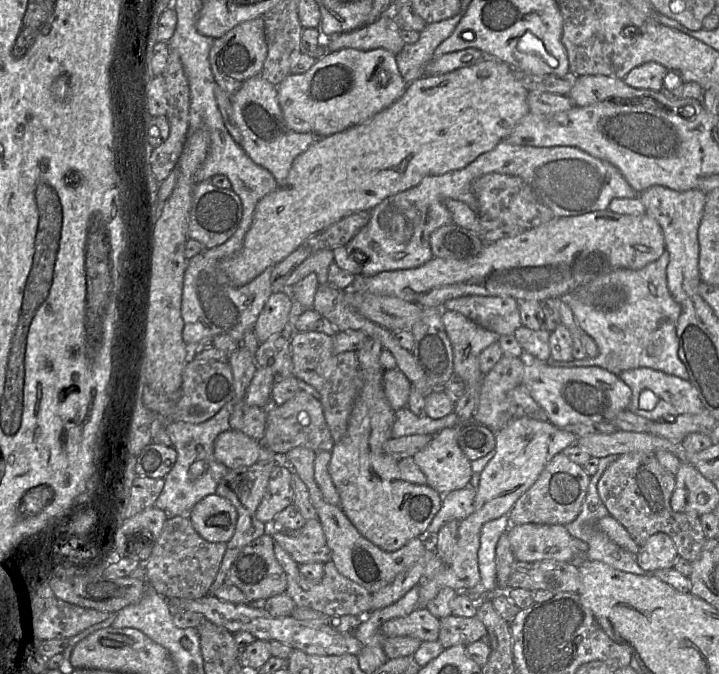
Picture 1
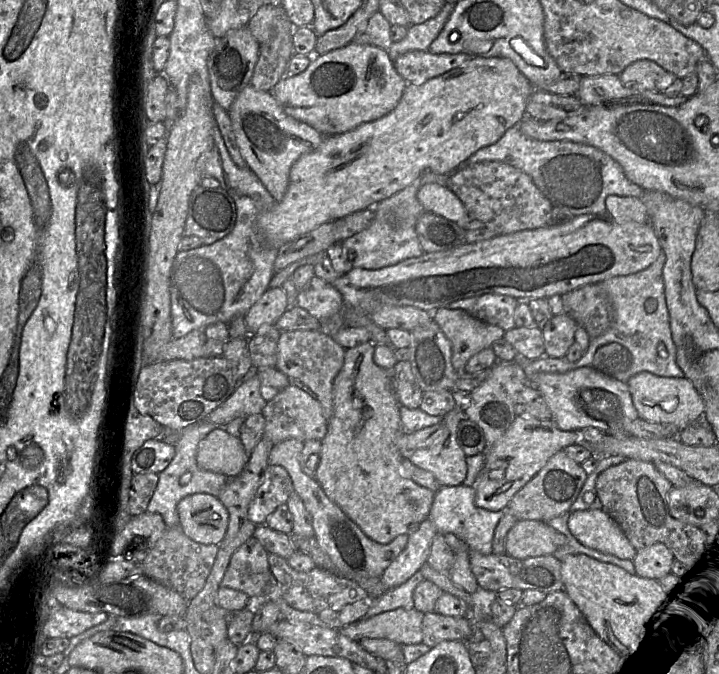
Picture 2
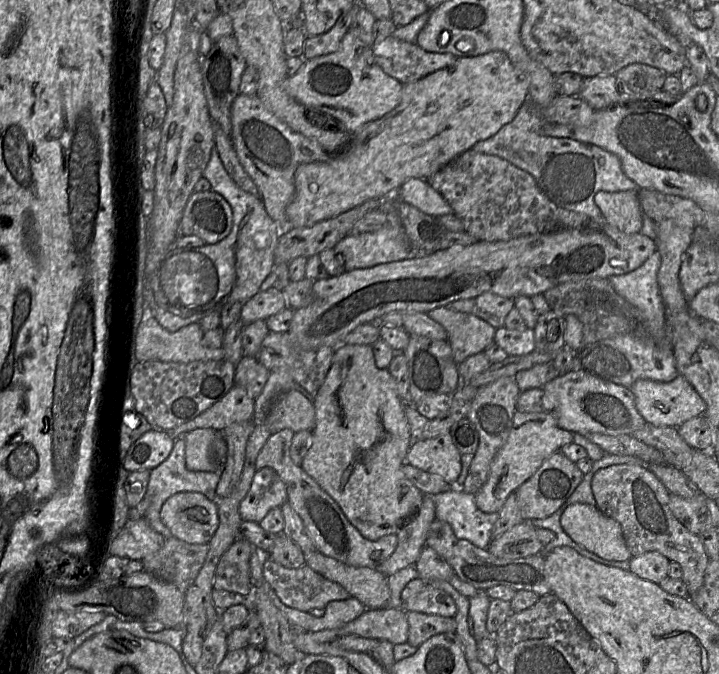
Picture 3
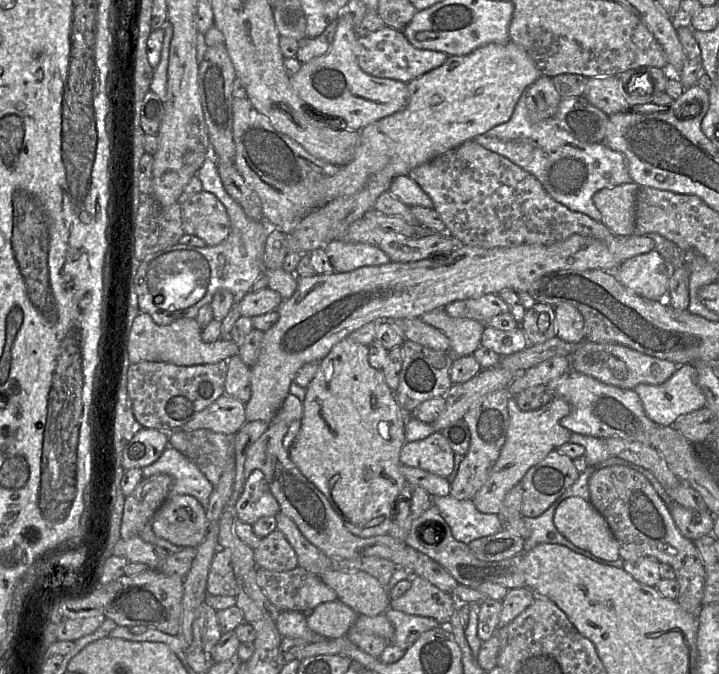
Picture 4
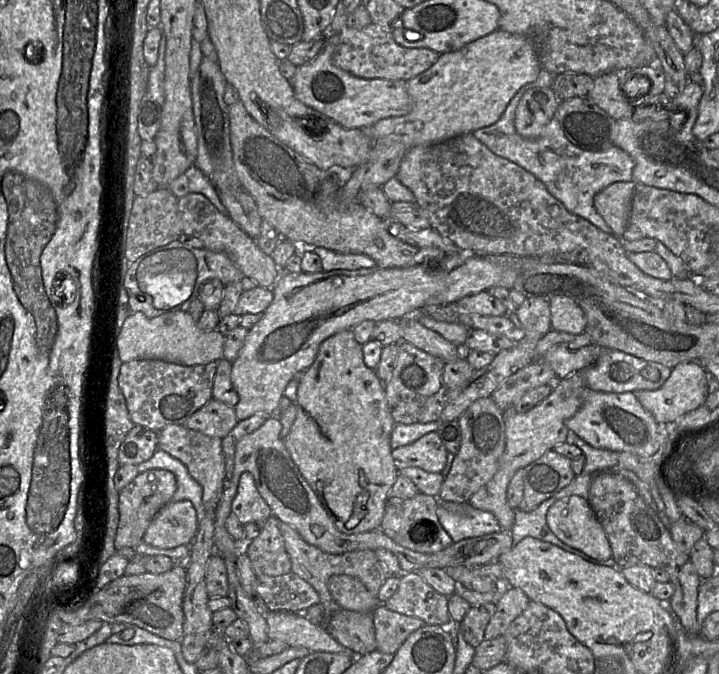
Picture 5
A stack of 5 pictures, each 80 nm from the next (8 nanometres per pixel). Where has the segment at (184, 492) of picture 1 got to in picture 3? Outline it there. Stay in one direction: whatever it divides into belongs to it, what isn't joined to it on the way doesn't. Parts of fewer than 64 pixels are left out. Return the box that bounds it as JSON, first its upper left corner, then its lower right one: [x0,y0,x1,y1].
[144,439,220,539]

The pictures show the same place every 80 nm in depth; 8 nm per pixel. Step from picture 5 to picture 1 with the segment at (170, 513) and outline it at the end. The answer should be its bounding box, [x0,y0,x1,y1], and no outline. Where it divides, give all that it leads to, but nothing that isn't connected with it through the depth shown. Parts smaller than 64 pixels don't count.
[188,493,238,543]

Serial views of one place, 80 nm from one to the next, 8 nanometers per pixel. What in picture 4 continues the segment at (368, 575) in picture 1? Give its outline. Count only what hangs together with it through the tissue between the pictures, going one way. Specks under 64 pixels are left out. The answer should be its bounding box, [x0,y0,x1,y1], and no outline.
[244,422,420,571]

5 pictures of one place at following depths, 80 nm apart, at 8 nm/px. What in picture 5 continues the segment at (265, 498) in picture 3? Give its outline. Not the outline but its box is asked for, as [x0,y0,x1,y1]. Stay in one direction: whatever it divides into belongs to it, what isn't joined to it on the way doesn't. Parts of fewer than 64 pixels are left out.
[231,473,272,525]

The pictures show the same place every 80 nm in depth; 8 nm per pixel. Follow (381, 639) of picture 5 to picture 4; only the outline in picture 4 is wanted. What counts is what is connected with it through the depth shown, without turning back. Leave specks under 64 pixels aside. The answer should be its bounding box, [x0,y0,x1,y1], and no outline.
[384,608,441,650]

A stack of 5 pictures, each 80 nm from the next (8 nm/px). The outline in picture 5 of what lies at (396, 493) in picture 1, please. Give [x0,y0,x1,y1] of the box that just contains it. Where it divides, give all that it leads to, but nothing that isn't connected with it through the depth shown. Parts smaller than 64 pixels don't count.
[283,330,399,535]

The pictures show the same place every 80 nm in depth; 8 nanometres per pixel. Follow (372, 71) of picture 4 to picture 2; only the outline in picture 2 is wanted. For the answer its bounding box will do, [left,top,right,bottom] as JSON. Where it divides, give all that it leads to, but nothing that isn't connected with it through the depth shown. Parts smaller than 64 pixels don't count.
[393,51,474,84]

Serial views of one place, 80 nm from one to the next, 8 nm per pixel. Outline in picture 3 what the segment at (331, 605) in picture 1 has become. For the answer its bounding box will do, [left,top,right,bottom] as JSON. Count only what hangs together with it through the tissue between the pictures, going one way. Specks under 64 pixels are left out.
[263,557,352,612]

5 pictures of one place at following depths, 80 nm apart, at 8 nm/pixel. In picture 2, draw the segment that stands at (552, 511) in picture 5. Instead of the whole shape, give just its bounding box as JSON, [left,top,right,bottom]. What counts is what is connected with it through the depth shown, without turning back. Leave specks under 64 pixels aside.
[567,509,637,560]

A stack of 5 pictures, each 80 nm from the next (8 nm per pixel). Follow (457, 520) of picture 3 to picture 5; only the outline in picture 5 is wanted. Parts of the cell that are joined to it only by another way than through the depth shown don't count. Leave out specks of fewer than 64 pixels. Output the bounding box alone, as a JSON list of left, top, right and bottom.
[438,502,502,543]

